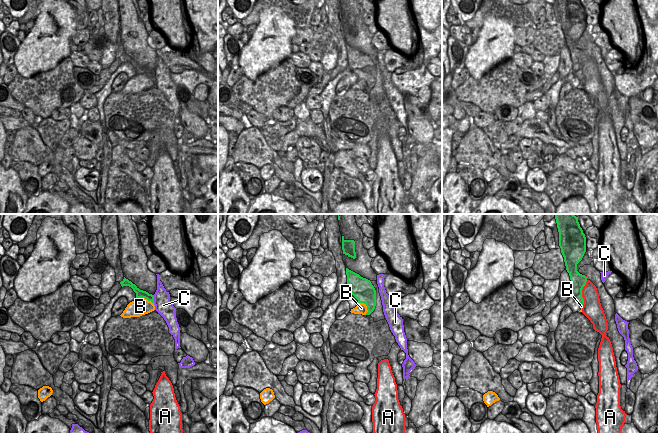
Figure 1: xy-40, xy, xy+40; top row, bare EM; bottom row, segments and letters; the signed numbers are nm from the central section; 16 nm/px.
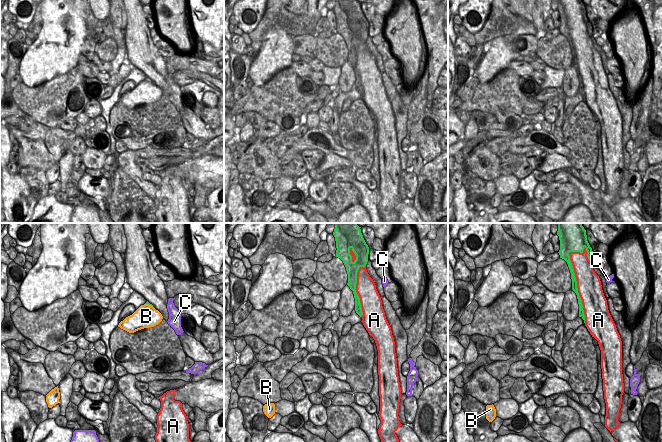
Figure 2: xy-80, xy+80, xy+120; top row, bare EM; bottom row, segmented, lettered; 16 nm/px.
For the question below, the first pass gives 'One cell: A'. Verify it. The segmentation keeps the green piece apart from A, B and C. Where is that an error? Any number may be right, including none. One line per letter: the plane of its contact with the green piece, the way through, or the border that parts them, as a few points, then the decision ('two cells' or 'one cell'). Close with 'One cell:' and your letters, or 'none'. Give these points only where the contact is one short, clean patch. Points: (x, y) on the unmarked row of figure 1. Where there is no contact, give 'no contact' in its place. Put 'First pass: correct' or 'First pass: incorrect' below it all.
A: contact in xy+40; one cell
B: contact in xy; border xy (358, 78), (362, 78), (366, 82), (366, 90); two cells
C: contact in xy-40; two cells
One cell: A
First pass: correct

